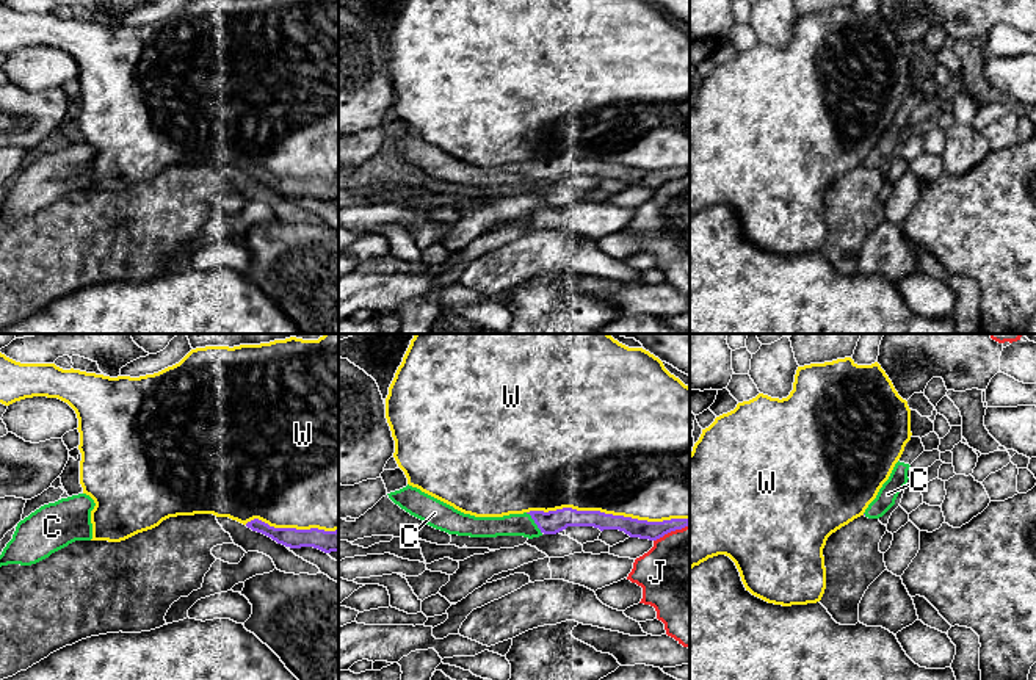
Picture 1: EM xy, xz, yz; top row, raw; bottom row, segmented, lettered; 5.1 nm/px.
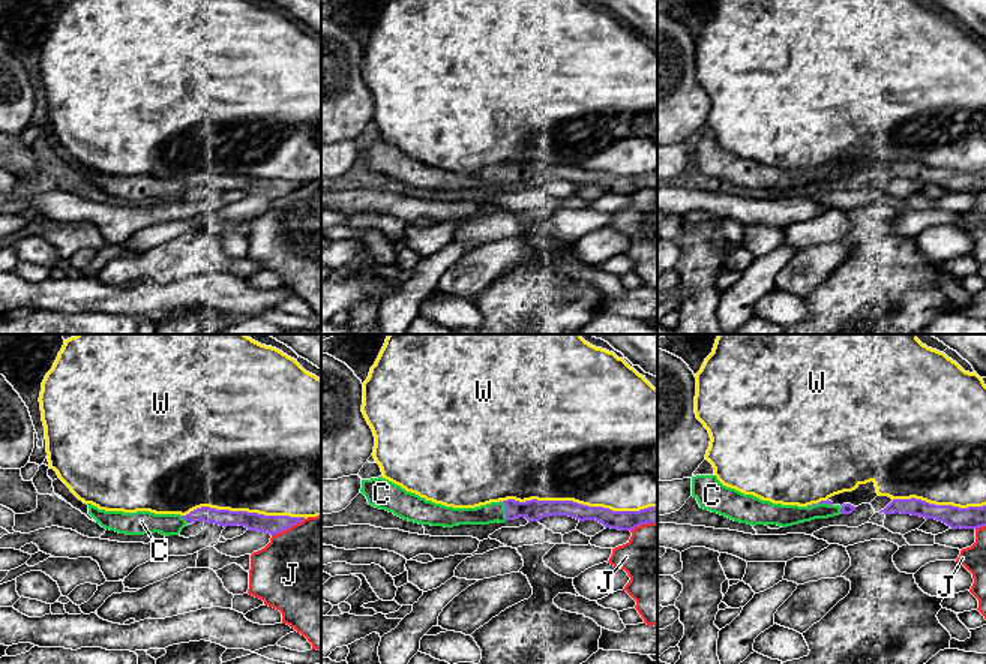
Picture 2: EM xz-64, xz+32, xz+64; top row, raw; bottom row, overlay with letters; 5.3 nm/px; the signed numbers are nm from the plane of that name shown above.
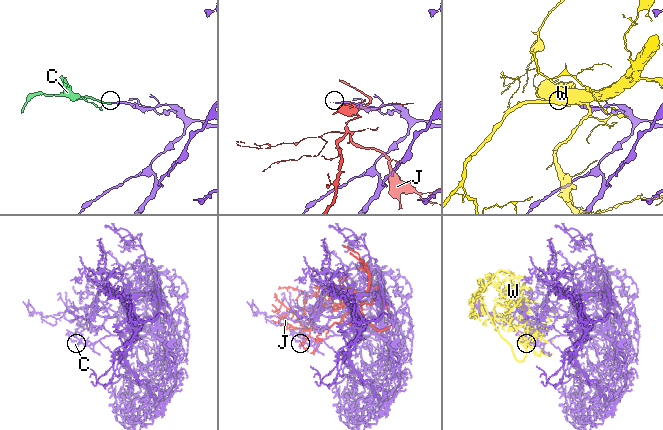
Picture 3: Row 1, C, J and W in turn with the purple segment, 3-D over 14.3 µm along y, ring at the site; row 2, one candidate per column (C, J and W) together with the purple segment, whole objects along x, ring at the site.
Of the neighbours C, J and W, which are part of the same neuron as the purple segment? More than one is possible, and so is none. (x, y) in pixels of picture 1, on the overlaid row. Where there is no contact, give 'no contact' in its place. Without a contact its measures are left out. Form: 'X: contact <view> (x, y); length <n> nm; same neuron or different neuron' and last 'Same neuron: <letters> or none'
C: contact xz (535, 522); length 140 nm; same neuron
J: contact xz (671, 530); length 200 nm; different neuron
W: contact xz (608, 514); length 850 nm; different neuron
Same neuron: C

